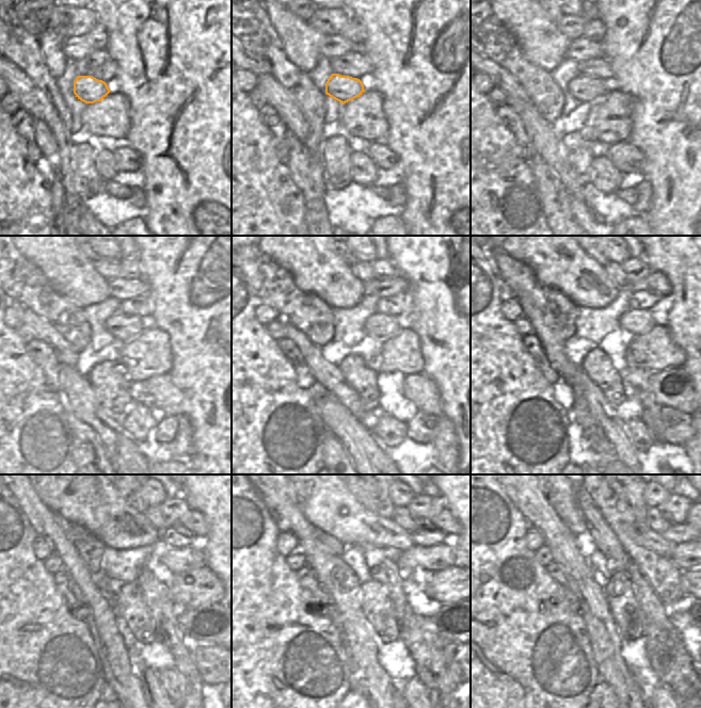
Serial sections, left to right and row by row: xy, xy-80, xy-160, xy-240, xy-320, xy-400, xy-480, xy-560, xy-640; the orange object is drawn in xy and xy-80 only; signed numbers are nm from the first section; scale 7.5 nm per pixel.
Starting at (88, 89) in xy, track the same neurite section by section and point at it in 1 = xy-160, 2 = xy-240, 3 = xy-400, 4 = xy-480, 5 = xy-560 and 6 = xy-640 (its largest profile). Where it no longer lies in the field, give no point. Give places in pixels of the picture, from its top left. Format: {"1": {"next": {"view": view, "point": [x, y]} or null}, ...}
{"1": {"next": {"view": "xy-160", "point": [586, 89]}}, "2": {"next": {"view": "xy-240", "point": [124, 327]}}, "3": {"next": {"view": "xy-400", "point": [637, 322]}}, "4": {"next": {"view": "xy-480", "point": [182, 559]}}, "5": {"next": {"view": "xy-560", "point": [441, 557]}}, "6": {"next": {"view": "xy-640", "point": [686, 556]}}}

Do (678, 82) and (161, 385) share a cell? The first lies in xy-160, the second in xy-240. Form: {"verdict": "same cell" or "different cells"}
{"verdict": "different cells"}

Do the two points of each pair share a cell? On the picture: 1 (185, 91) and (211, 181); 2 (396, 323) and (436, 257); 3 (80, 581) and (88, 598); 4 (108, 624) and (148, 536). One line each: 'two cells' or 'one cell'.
1: one cell
2: two cells
3: one cell
4: two cells

